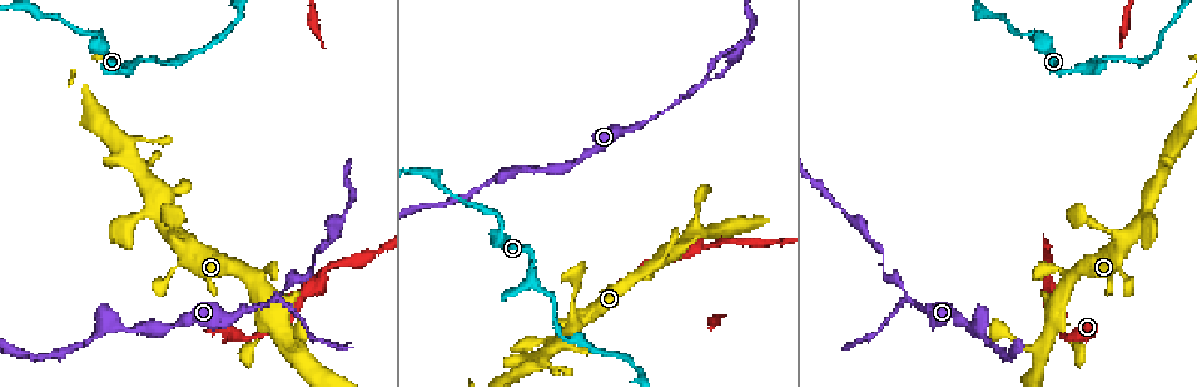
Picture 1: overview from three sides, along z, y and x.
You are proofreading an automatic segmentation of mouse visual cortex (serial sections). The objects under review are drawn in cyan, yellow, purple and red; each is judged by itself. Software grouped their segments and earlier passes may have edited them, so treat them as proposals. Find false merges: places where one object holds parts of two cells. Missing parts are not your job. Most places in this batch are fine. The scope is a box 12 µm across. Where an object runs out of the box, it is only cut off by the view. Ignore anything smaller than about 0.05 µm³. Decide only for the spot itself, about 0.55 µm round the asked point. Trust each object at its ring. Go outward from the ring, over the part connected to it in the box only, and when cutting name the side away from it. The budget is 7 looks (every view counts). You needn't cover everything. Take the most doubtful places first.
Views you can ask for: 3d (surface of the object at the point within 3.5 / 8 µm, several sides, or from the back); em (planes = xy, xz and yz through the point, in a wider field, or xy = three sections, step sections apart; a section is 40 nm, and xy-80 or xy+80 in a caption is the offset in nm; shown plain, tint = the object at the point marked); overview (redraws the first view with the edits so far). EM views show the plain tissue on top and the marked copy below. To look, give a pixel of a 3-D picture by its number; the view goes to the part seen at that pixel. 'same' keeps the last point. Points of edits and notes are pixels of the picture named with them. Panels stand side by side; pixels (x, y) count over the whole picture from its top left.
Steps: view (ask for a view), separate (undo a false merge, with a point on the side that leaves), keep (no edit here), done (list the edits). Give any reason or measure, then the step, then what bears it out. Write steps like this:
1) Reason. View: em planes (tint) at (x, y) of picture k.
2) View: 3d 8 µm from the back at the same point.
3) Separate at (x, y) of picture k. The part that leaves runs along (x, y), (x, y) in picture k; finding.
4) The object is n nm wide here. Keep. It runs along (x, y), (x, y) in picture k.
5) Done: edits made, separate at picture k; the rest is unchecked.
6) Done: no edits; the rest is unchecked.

A fork. View: 3d 3.5 µm at (278, 294) of picture 1.

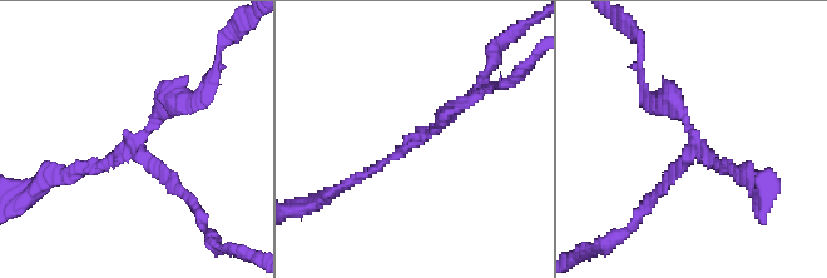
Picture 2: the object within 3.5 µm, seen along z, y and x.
View: em xy step 5 (tint) at (133, 142) of picture 2.

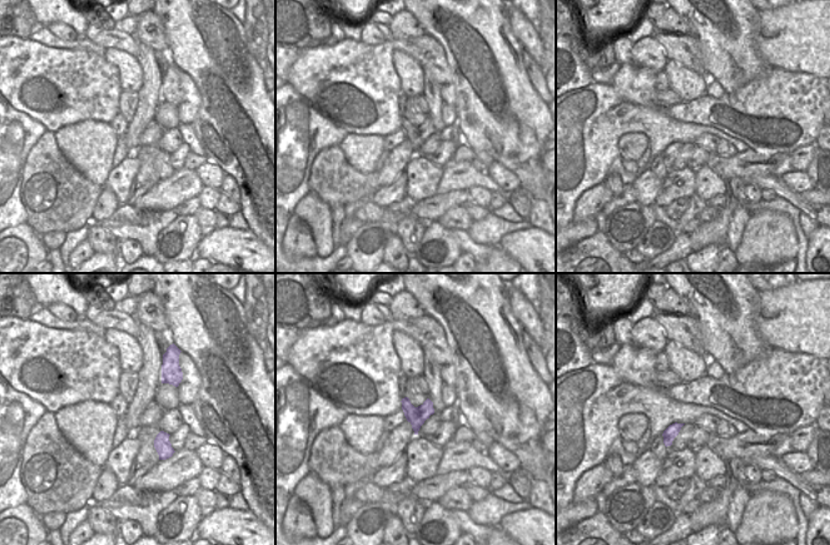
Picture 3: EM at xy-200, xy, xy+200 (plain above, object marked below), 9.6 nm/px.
3 arms meet here; the arms are 150, 150, 200 nm wide. Separate at (167, 173) of picture 2. A border runs along (431, 411), (417, 410), (412, 425) in picture 3; a second cell is stuck on.

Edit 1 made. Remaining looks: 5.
See it whole again. View: overview.

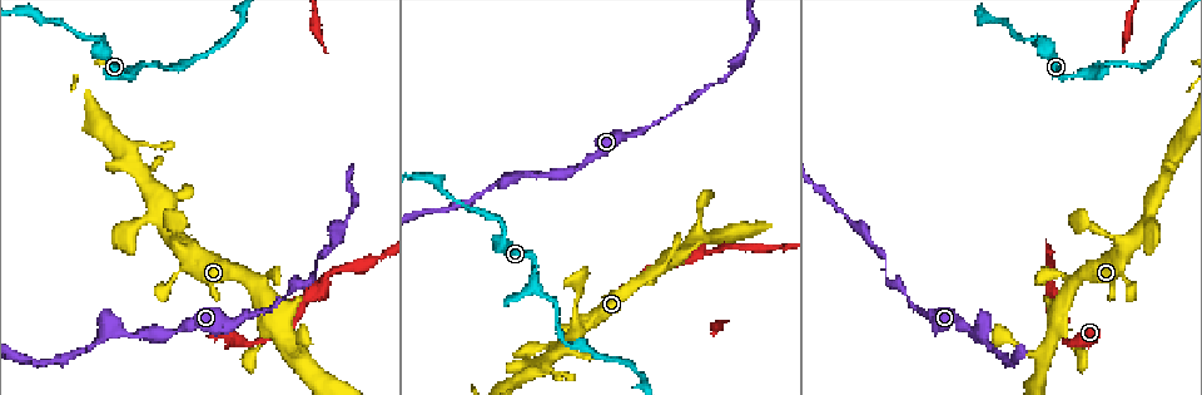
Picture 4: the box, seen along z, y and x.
Arms part here. View: 3d 3.5 µm at (117, 332) of picture 4.

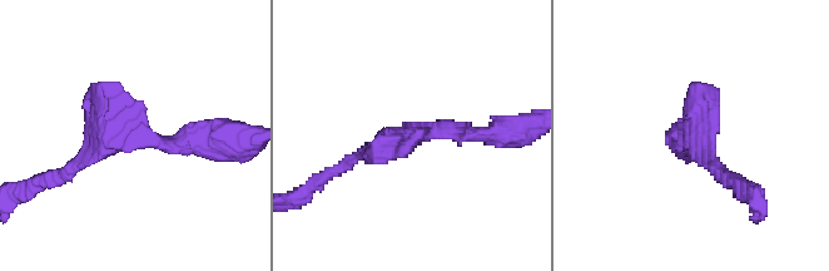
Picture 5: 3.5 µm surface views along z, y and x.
Need the tissue. View: em xy step 1 (tint) at (687, 136) of picture 5.

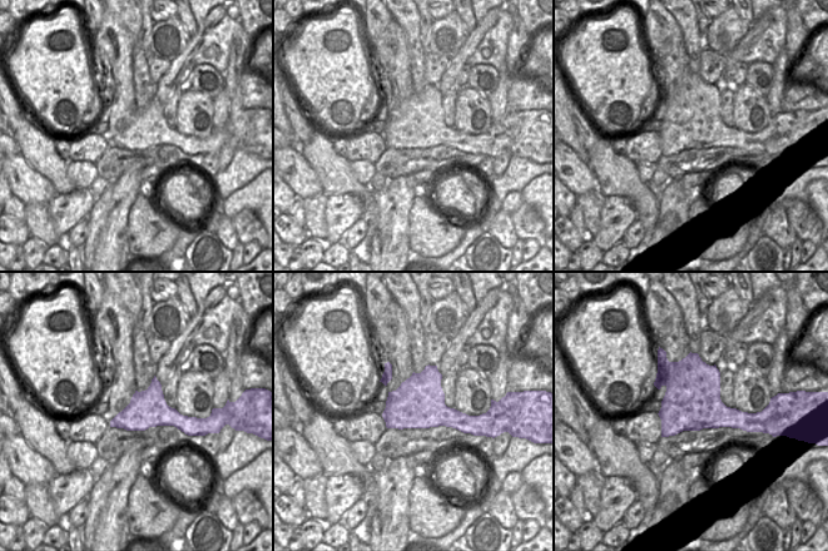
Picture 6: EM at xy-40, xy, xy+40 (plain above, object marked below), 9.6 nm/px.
Keep. It runs along (502, 131), (410, 133), (348, 162) in picture 5; all the same cell.

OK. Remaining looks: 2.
A fork. View: 3d 3.5 µm from the back at (130, 72) of picture 4.

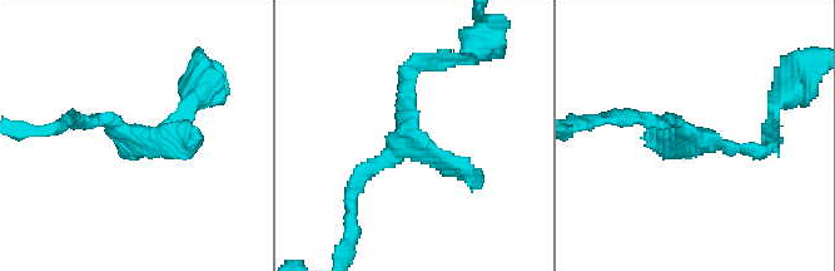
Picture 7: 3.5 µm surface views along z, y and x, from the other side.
Now the EM. View: em xy step 1 (tint) at (405, 141) of picture 7.

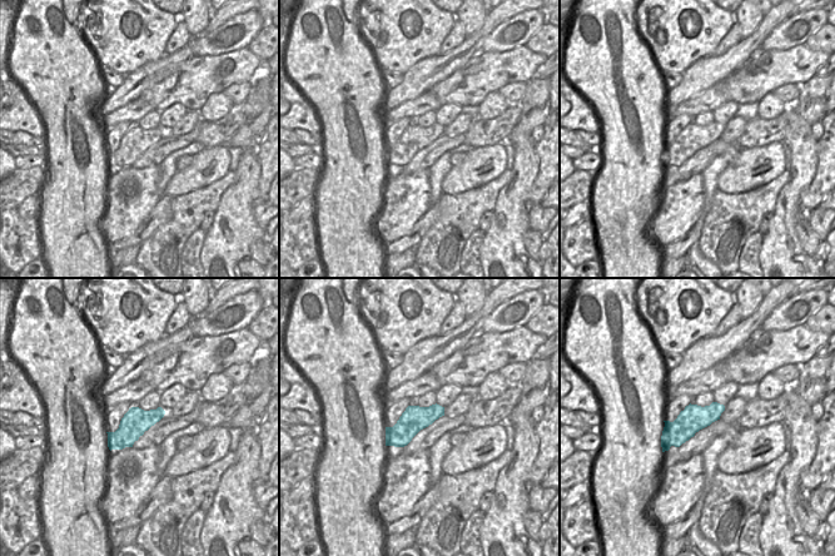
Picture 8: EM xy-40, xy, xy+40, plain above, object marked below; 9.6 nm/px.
Keep. All the same cell.

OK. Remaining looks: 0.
Done: edits made, separate at picture 2; the rest is unchecked.

